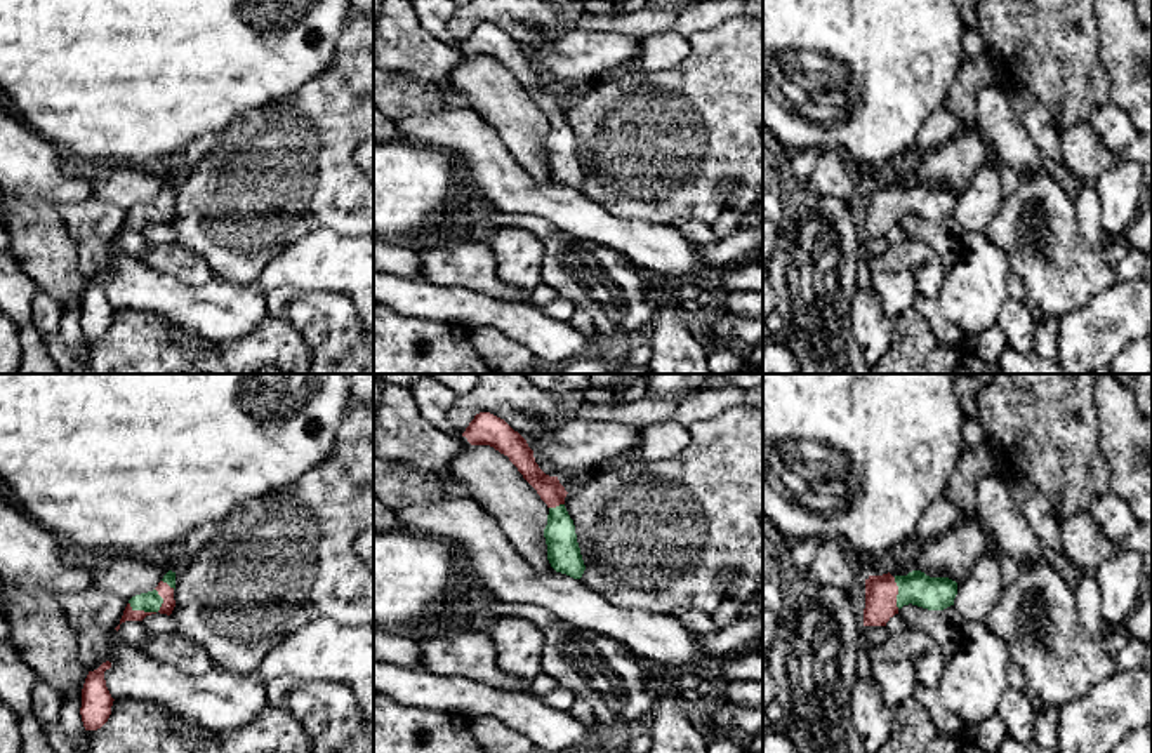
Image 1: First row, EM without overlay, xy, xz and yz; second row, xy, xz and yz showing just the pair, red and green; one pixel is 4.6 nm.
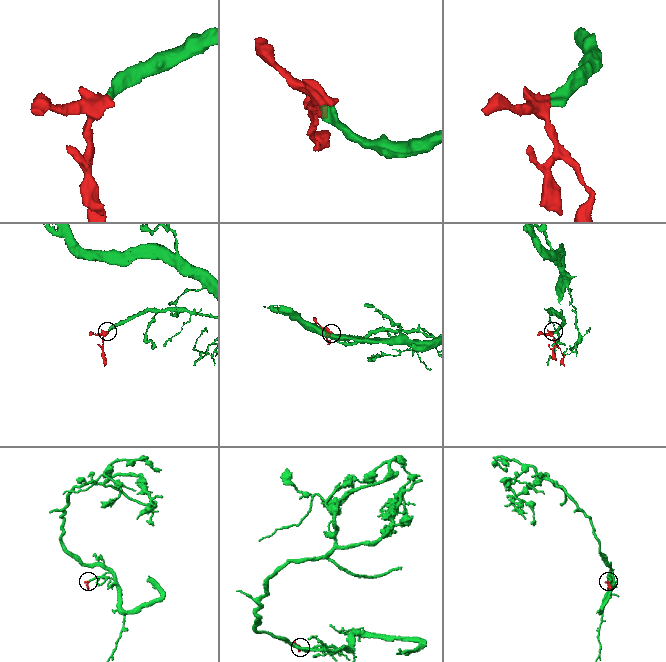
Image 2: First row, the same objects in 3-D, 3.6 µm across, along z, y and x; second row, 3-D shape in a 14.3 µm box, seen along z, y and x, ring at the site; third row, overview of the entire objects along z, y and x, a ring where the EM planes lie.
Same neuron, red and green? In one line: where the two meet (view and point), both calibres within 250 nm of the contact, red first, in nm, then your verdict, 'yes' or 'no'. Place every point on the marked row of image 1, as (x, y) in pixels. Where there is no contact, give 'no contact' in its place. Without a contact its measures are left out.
xy (148, 613) | 60/100 nm | yes

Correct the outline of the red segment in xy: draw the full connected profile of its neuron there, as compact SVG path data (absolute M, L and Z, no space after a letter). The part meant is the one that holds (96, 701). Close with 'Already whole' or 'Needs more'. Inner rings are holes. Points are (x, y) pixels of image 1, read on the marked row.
M103 663L97 670L89 671L83 689L82 689L82 722L85 730L101 729L109 715L113 706L113 697L106 687L104 671L111 668L111 663Z. Already whole

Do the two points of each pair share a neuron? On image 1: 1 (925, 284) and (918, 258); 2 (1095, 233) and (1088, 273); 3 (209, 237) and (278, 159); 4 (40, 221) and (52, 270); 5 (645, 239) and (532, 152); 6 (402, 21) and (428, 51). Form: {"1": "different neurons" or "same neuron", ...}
{"1": "same neuron", "2": "different neurons", "3": "same neuron", "4": "same neuron", "5": "different neurons", "6": "same neuron"}

